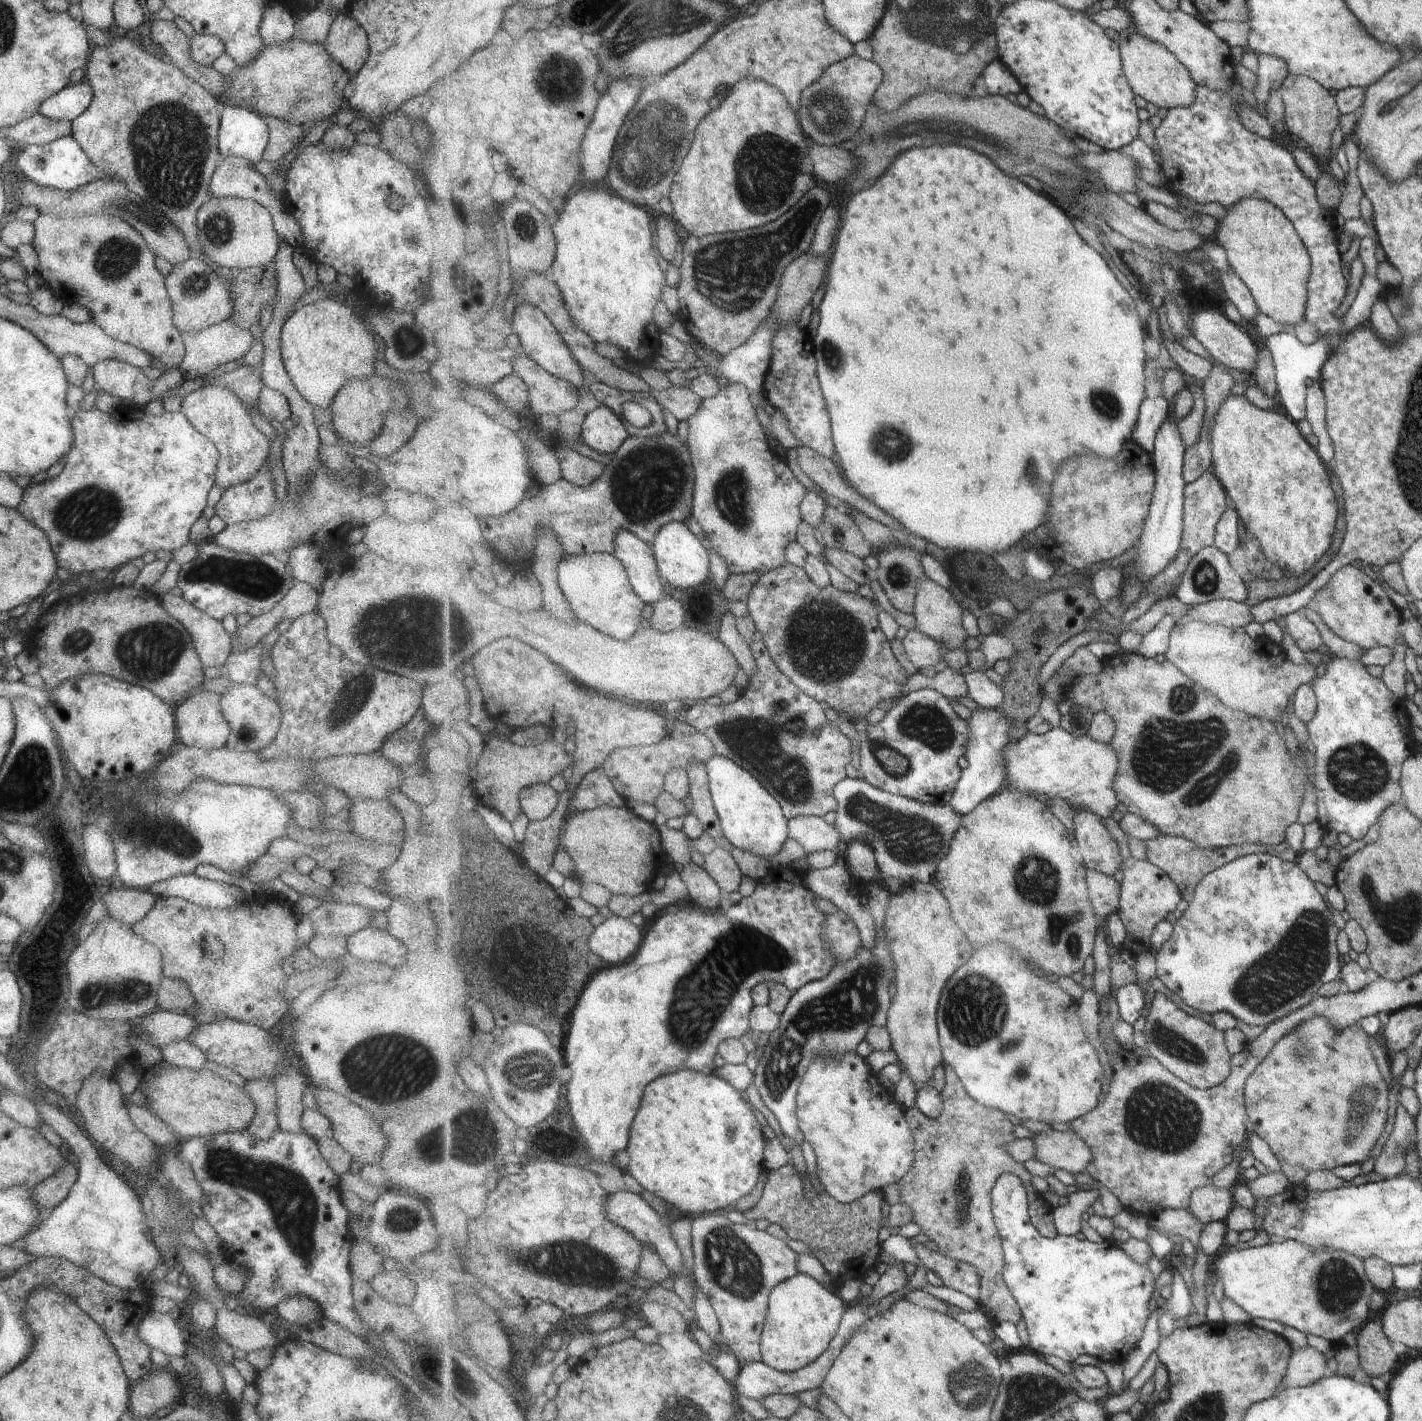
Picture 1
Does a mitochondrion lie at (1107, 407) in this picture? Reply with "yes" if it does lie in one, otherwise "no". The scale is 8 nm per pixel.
yes

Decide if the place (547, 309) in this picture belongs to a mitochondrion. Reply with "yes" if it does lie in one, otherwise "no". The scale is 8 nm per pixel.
no

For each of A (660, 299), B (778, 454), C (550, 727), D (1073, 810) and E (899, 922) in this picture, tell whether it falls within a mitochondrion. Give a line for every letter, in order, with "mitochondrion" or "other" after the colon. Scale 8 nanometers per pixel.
A: other
B: other
C: other
D: other
E: other

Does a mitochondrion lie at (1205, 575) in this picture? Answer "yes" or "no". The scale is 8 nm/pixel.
yes

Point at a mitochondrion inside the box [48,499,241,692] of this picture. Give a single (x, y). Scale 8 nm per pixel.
(149, 652)

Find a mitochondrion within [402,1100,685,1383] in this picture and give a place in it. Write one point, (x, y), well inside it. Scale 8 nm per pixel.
(574, 1262)

